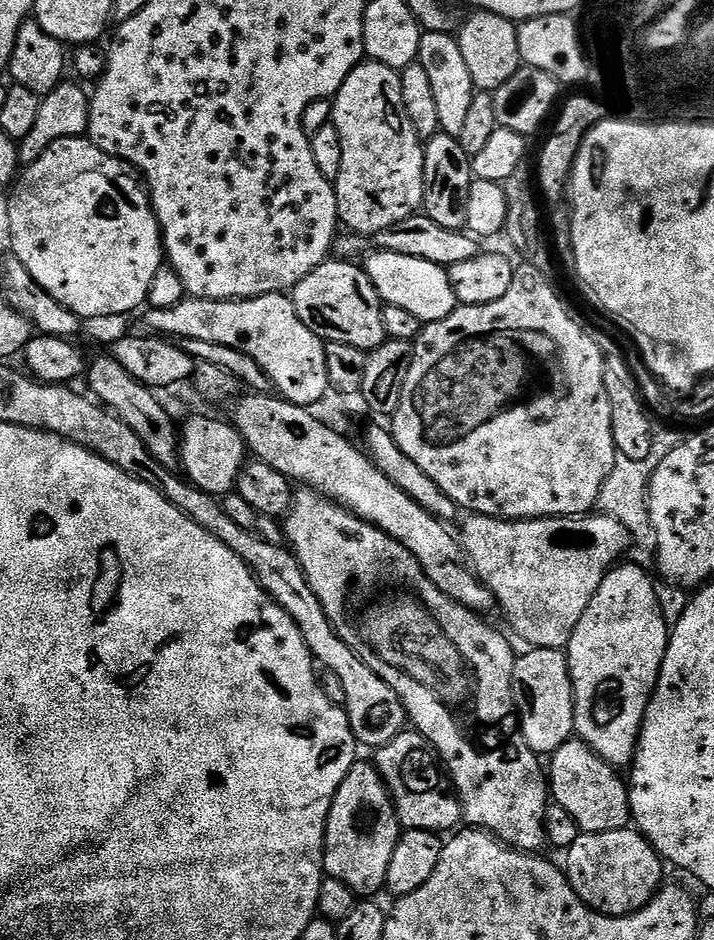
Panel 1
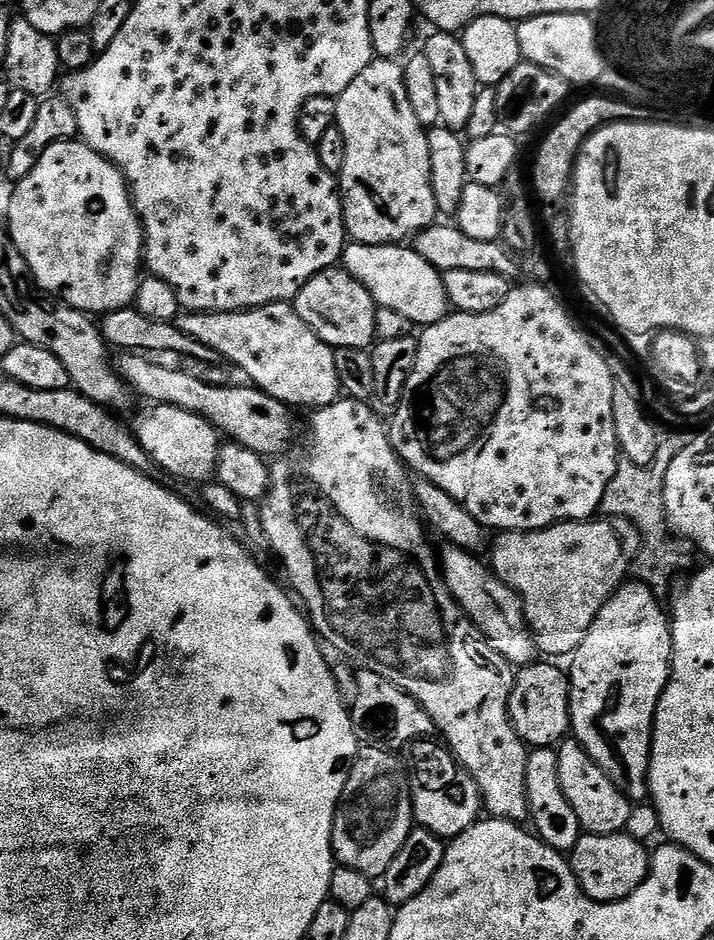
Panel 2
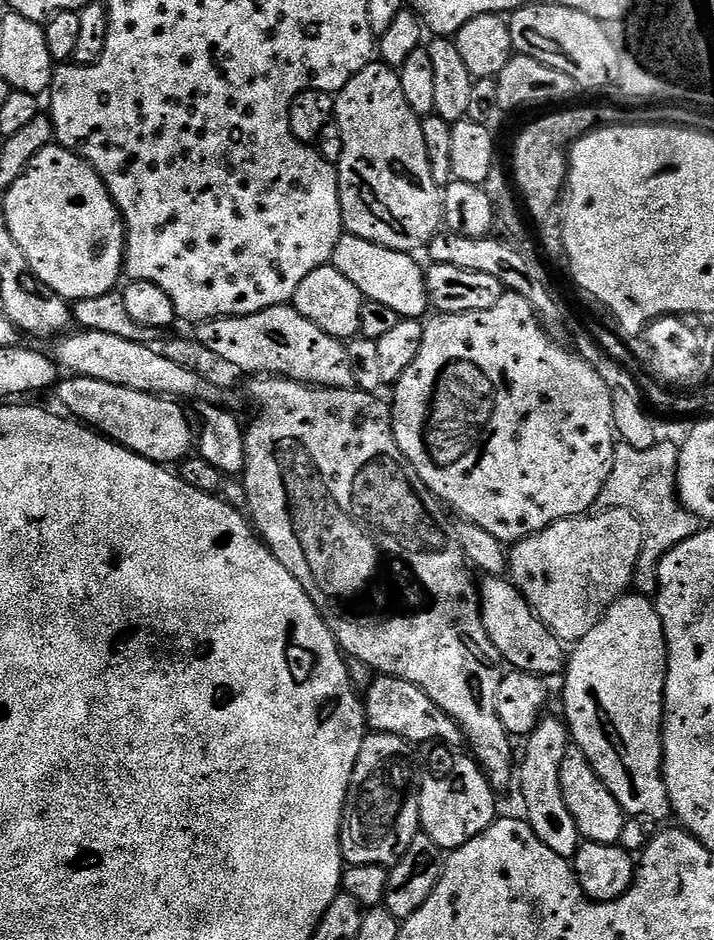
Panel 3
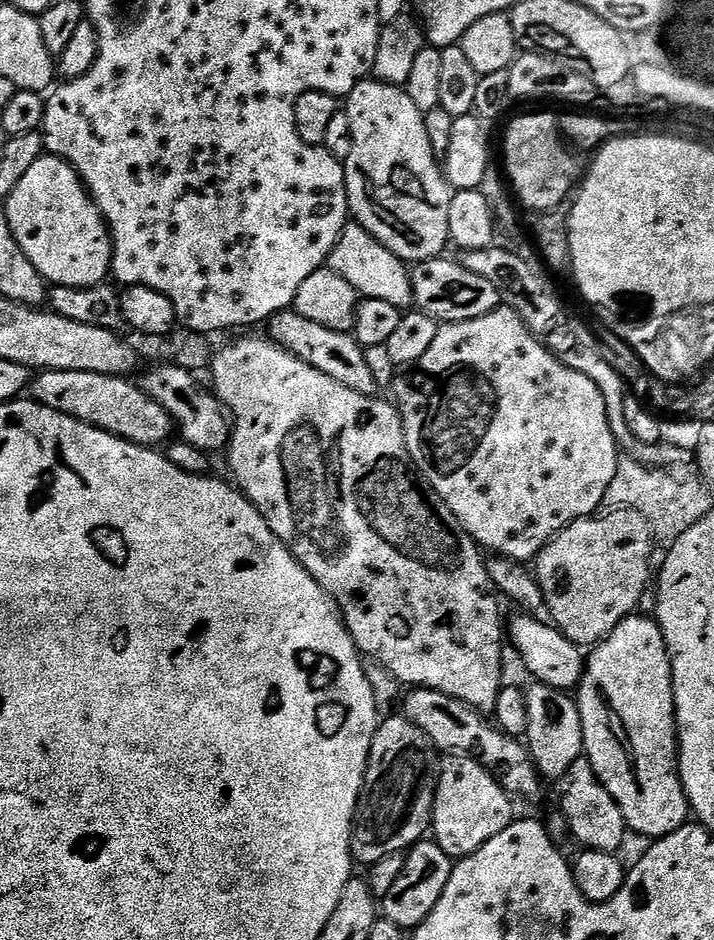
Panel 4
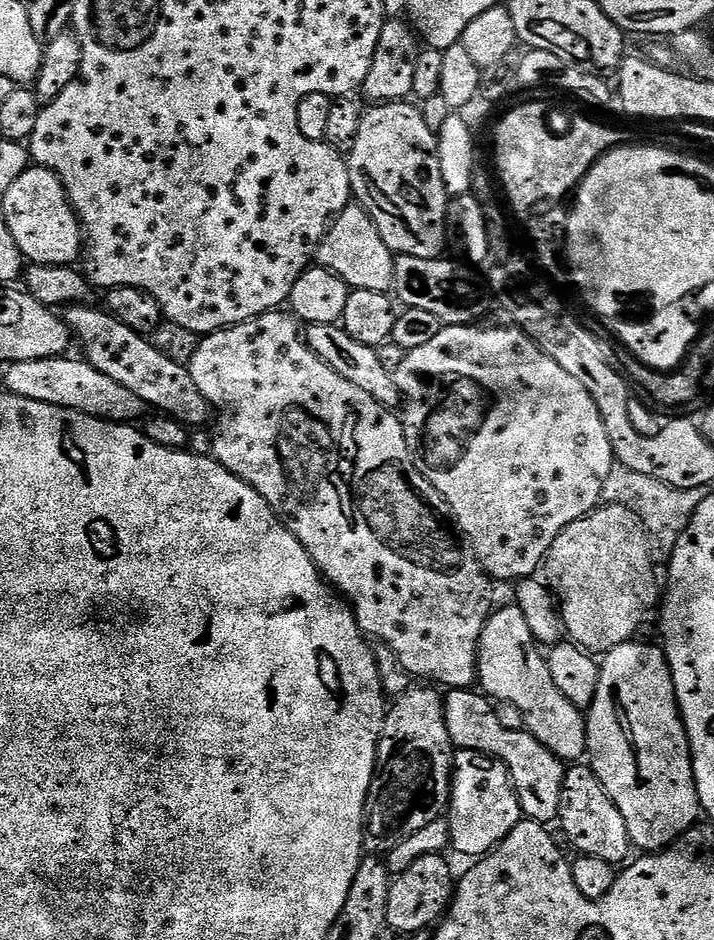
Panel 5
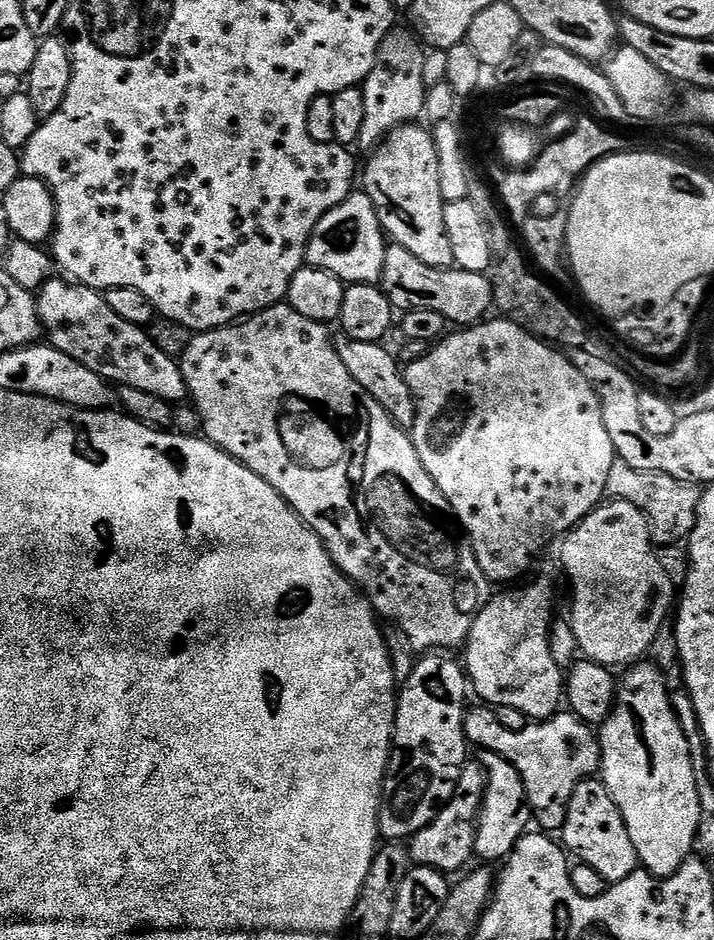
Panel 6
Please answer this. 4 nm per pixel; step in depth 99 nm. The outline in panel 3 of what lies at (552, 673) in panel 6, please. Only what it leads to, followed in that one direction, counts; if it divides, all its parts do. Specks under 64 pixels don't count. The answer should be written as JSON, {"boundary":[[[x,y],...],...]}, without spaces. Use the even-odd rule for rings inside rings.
{"boundary":[[[545,715],[536,729],[526,737],[528,744],[524,748],[524,761],[518,764],[518,784],[520,780],[520,796],[524,799],[524,812],[528,824],[563,860],[571,861],[582,843],[578,826],[574,822],[574,814],[566,807],[566,798],[562,798],[562,758],[570,746],[570,733],[567,723],[559,715]]]}

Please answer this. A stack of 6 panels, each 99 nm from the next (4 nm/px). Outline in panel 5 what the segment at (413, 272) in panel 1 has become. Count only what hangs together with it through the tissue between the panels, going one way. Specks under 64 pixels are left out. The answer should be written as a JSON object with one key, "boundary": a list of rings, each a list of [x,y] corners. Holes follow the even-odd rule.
{"boundary":[[[352,202],[332,222],[332,227],[324,235],[324,241],[316,251],[315,263],[321,268],[341,276],[348,283],[349,289],[374,290],[391,293],[396,279],[396,262],[394,253],[382,242],[378,226],[370,214],[359,204]]]}

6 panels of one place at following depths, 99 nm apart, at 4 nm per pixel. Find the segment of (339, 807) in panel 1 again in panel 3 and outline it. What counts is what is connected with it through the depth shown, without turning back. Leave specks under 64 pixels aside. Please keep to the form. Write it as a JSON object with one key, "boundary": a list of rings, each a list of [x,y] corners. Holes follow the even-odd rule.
{"boundary":[[[372,732],[365,735],[362,750],[358,750],[358,762],[354,766],[348,797],[344,803],[344,817],[340,823],[340,853],[344,855],[345,865],[391,866],[399,862],[406,850],[410,850],[410,842],[421,835],[418,760],[412,757],[412,752],[413,745],[394,734]]]}

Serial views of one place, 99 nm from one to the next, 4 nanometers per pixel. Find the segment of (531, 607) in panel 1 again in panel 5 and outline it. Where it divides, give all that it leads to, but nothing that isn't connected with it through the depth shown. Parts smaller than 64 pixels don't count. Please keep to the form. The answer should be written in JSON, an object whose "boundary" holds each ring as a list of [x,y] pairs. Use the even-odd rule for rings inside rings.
{"boundary":[[[620,504],[601,506],[589,516],[566,526],[566,530],[554,538],[554,546],[550,546],[548,559],[542,568],[545,573],[548,571],[546,580],[558,601],[560,616],[571,643],[579,644],[586,652],[603,654],[633,639],[643,626],[648,611],[662,600],[662,584],[656,581],[655,567],[644,524]]]}

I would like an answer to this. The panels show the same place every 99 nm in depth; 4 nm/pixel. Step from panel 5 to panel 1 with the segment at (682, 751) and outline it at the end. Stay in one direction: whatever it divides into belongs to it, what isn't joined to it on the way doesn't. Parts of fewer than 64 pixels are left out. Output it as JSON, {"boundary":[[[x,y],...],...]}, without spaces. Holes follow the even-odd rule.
{"boundary":[[[633,562],[623,564],[613,567],[604,575],[602,586],[598,586],[598,594],[586,608],[586,614],[582,614],[582,622],[578,622],[566,649],[576,703],[575,735],[585,740],[606,763],[617,770],[627,769],[636,758],[644,715],[656,685],[660,683],[660,671],[670,639],[670,624],[664,621],[656,584],[648,577],[649,569]]]}

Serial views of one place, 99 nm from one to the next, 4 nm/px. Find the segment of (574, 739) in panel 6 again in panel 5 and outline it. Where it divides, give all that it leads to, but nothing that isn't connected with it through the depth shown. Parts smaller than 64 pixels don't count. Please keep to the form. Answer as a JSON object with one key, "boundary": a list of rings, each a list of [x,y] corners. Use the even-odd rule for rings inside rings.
{"boundary":[[[453,688],[444,696],[444,717],[453,749],[483,752],[485,756],[501,760],[507,766],[512,783],[516,785],[516,792],[520,795],[521,813],[527,819],[537,820],[539,824],[548,826],[551,825],[551,820],[553,823],[559,817],[565,761],[546,750],[546,746],[542,746],[542,742],[538,742],[538,738],[534,738],[526,730],[506,730],[506,726],[498,722],[493,701],[472,688]]]}

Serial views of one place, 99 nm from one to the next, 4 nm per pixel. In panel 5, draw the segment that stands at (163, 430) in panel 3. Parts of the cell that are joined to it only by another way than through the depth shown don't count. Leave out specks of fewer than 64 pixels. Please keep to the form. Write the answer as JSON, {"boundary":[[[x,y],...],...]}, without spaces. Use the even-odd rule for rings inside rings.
{"boundary":[[[63,355],[45,360],[8,364],[3,387],[13,392],[15,396],[30,398],[34,402],[46,402],[50,406],[78,410],[99,420],[111,420],[113,424],[136,422],[136,419],[146,412],[142,398],[126,390],[122,382],[114,382],[114,378],[102,374],[102,370],[94,370],[94,366],[90,366],[83,358],[68,359],[67,355]]]}

